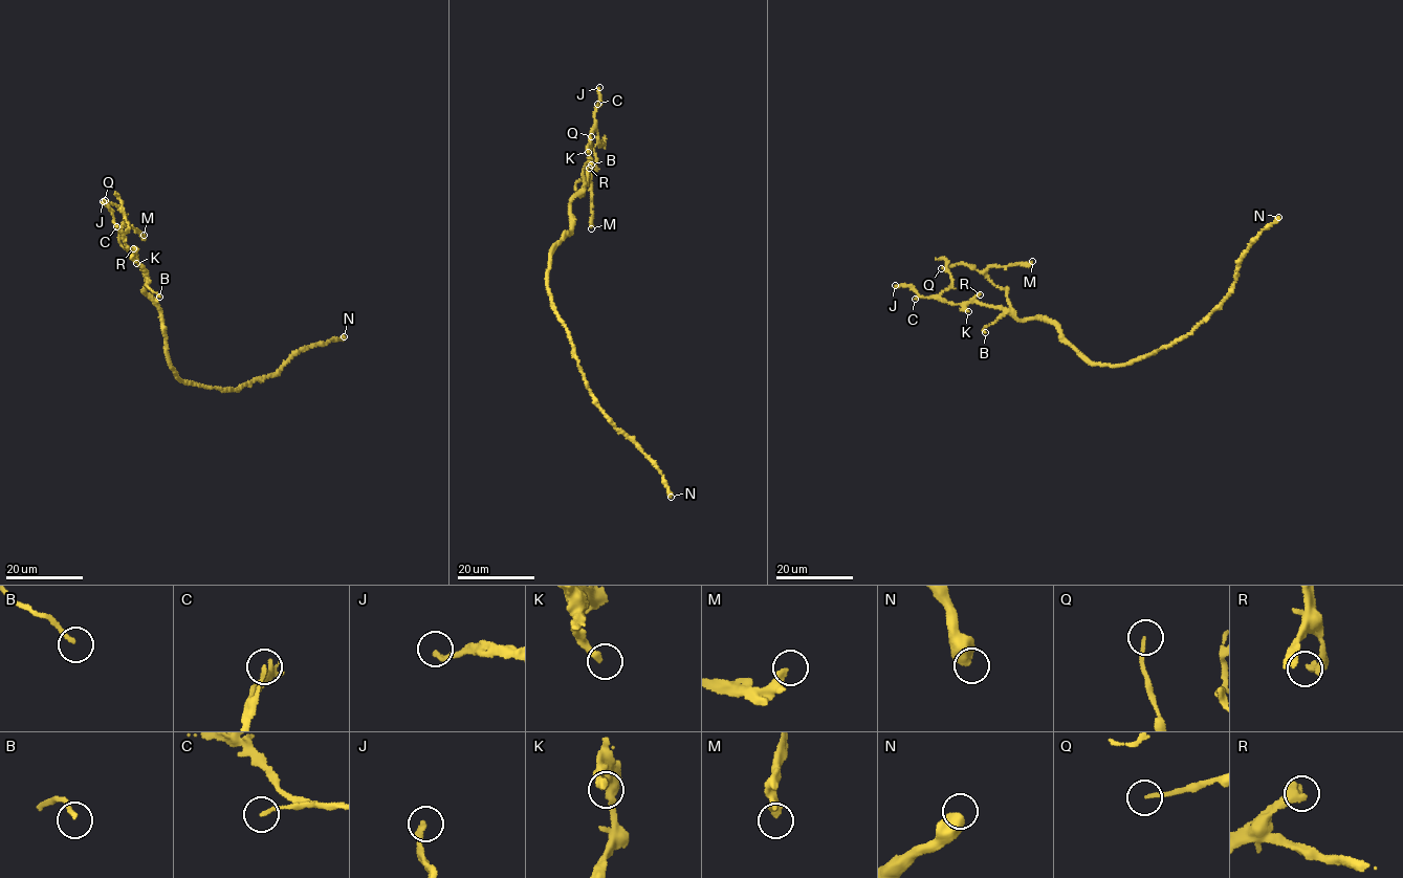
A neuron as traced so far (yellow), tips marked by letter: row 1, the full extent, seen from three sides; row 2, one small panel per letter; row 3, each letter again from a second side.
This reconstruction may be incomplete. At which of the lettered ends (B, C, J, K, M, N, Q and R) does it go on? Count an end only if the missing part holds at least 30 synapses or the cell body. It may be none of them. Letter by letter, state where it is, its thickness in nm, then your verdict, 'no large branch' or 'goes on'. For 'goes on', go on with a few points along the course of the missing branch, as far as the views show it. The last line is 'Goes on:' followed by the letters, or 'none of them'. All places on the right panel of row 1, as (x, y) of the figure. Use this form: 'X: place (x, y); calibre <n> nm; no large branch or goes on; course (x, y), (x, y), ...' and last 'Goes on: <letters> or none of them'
B: place (985, 332); calibre 160 nm; no large branch
C: place (915, 299); calibre 110 nm; no large branch
J: place (895, 285); calibre 200 nm; no large branch
K: place (968, 311); calibre 320 nm; no large branch
M: place (1032, 261); calibre 240 nm; no large branch
N: place (1278, 217); calibre 550 nm; no large branch
Q: place (941, 268); calibre 150 nm; goes on; course (941, 268), (932, 268), (910, 247)
R: place (980, 294); calibre 320 nm; no large branch
Goes on: Q

